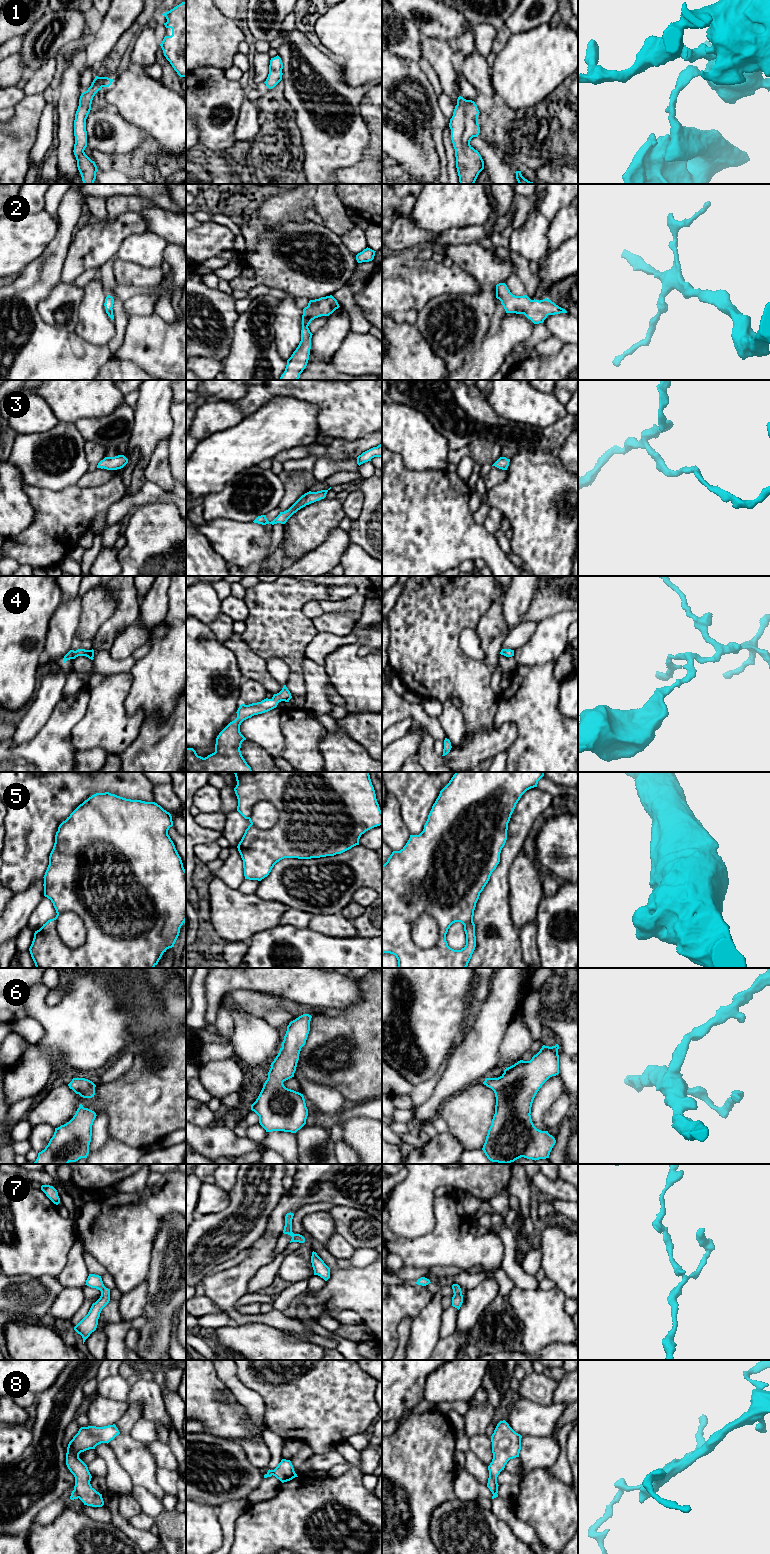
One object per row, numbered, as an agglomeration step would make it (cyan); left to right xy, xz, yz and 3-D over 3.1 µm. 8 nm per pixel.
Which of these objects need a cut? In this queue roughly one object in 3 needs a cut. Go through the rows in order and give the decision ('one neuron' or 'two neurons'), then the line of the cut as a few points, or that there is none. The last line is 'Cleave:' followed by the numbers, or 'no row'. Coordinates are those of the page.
1: one neuron | no cut
2: one neuron | no cut
3: one neuron | no cut
4: one neuron | no cut
5: two neurons | xy (57, 913), (74, 912), (81, 919), (86, 939), (80, 947)
6: one neuron | no cut
7: one neuron | no cut
8: two neurons | xy (74, 1489), (78, 1497)
Cleave: 5, 8

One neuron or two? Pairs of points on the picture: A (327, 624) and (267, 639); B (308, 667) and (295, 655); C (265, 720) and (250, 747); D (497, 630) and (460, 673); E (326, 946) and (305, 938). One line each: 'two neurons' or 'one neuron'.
A: two neurons
B: two neurons
C: two neurons
D: two neurons
E: one neuron

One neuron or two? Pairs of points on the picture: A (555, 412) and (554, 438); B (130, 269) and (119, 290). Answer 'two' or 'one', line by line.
A: two
B: two

